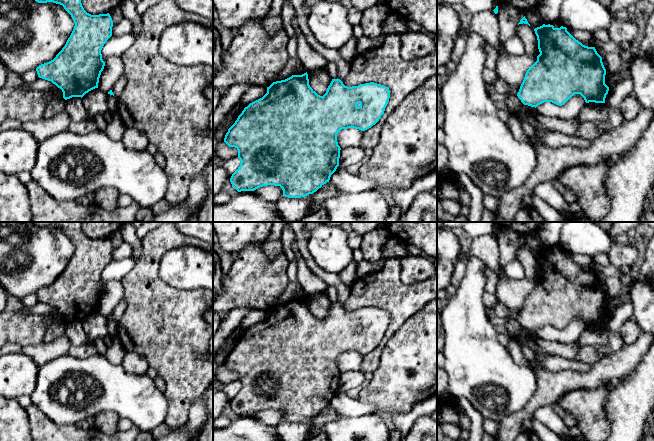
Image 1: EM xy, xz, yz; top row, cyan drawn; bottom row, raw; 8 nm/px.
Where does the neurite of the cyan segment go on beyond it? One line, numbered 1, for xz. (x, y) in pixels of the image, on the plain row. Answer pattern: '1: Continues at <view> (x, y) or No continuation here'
1: No continuation here

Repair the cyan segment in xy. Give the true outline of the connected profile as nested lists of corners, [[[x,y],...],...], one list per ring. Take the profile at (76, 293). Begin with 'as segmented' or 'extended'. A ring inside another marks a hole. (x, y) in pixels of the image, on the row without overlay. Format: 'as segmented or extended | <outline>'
as segmented | [[[82,222],[33,223],[38,227],[53,226],[62,229],[75,247],[65,270],[56,281],[36,292],[38,301],[51,305],[60,312],[65,324],[82,322],[98,312],[105,290],[101,274],[112,260],[112,242],[109,237],[87,237],[82,230]]]

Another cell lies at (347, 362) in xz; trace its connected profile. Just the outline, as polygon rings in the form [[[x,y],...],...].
[[[355,352],[342,353],[337,358],[337,366],[341,373],[360,371],[363,355]]]

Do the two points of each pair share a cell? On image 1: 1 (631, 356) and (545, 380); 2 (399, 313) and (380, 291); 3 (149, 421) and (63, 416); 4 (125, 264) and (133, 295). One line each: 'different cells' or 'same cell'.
1: same cell
2: same cell
3: same cell
4: different cells

